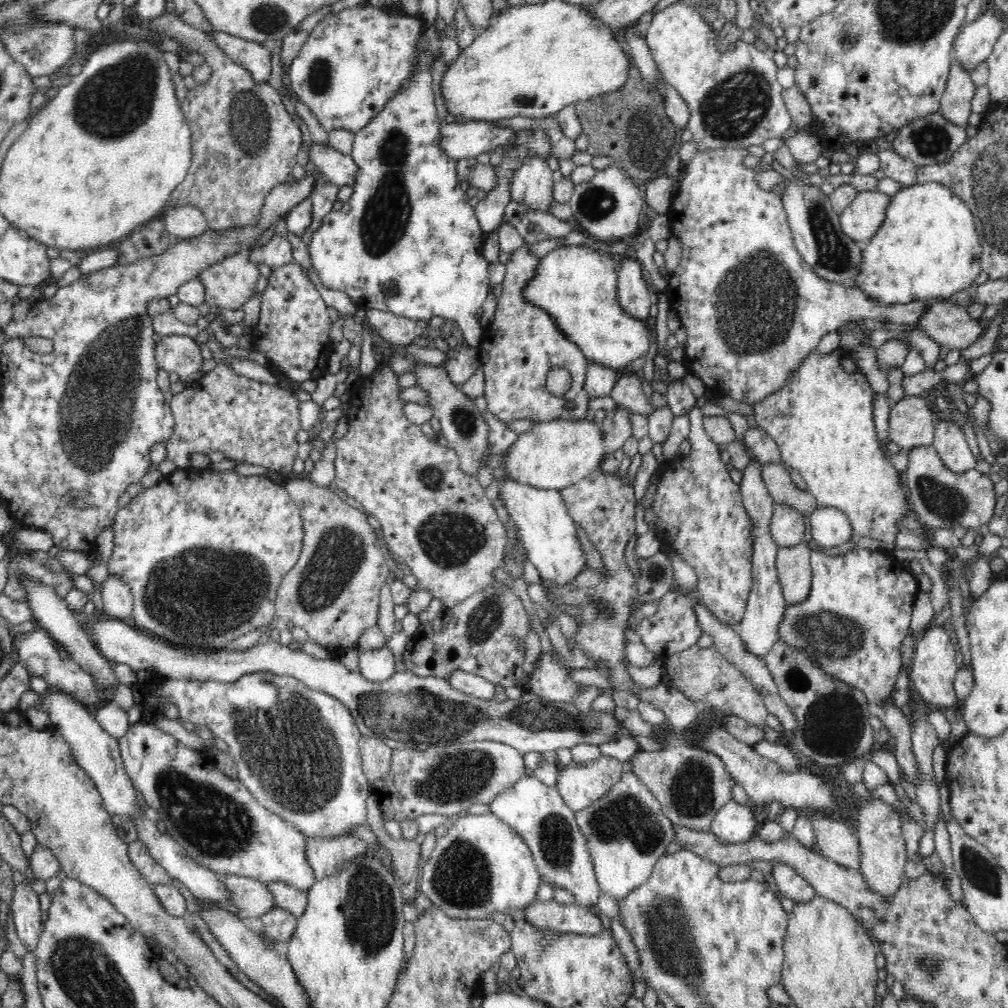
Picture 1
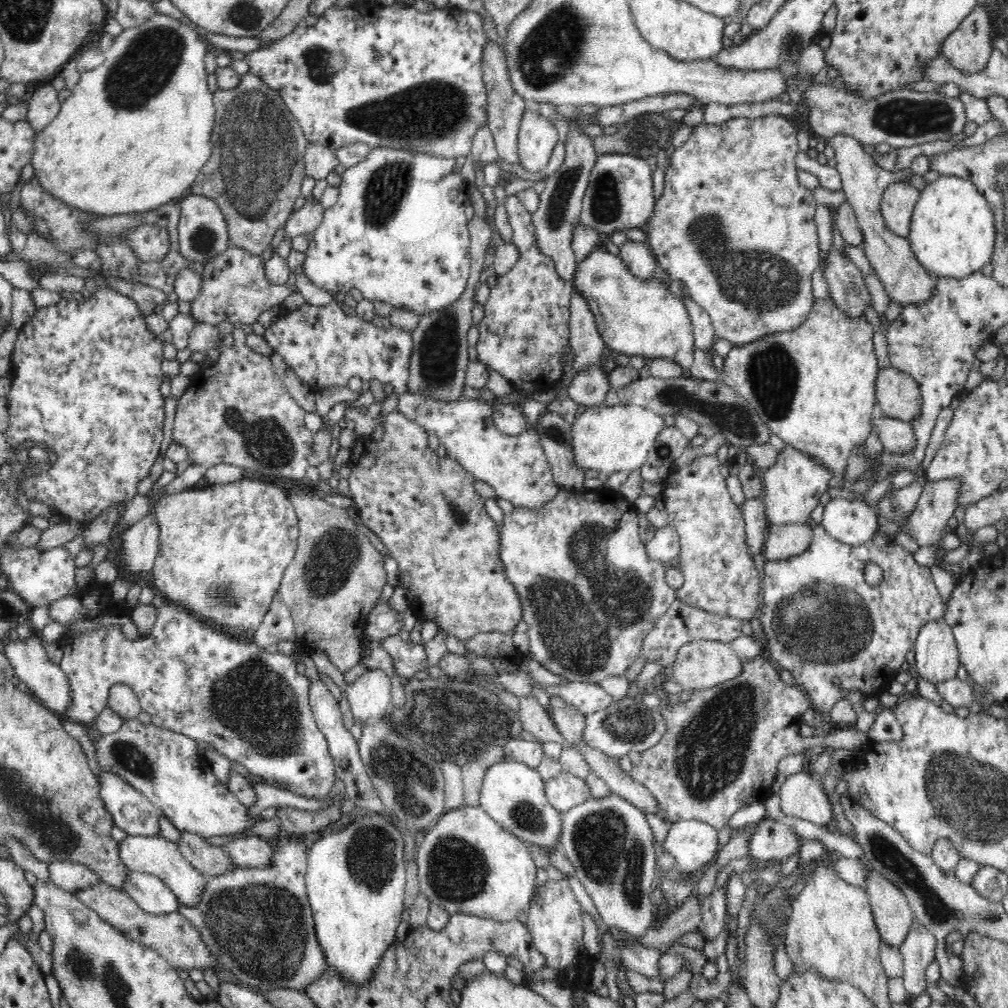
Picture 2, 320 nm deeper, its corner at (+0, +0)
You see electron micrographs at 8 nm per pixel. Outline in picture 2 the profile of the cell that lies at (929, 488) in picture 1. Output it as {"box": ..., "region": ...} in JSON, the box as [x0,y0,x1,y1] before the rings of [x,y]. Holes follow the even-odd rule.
{"box":[871,415,915,453],"region":[[[882,415],[873,417],[871,426],[877,430],[884,450],[890,453],[907,453],[915,445],[914,429],[908,422]]]}

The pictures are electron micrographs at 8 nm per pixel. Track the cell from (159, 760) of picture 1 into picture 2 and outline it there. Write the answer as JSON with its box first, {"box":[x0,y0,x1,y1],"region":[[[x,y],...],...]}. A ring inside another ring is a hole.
{"box":[93,719,262,839],"region":[[[126,719],[120,730],[114,734],[98,732],[93,745],[102,771],[118,775],[128,785],[138,790],[154,804],[154,807],[165,814],[174,824],[174,827],[181,832],[190,832],[202,836],[204,839],[216,836],[240,838],[245,832],[252,829],[257,821],[262,820],[261,815],[251,817],[248,814],[248,808],[234,797],[228,786],[222,784],[214,776],[211,768],[205,763],[196,748],[197,742],[183,734],[165,730],[153,723],[143,725],[138,719]]]}

